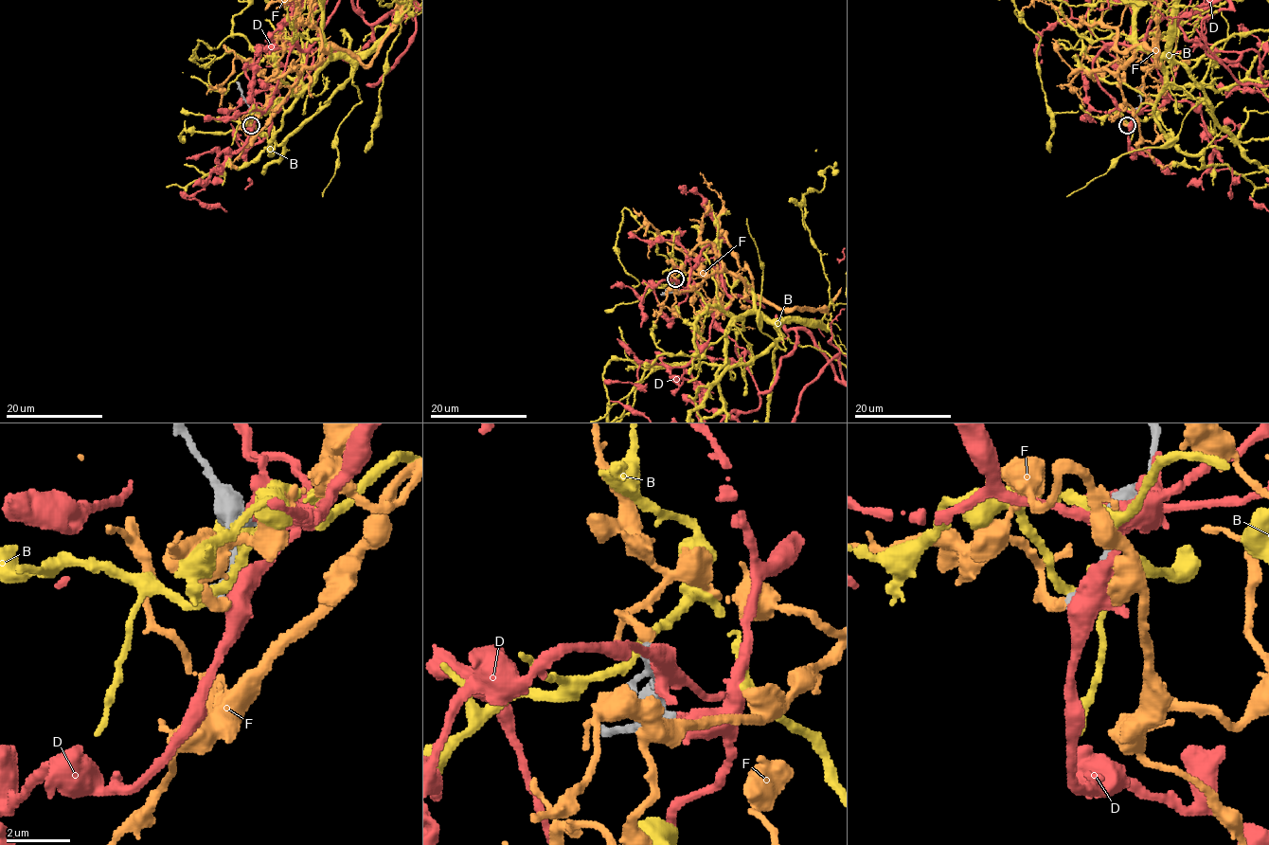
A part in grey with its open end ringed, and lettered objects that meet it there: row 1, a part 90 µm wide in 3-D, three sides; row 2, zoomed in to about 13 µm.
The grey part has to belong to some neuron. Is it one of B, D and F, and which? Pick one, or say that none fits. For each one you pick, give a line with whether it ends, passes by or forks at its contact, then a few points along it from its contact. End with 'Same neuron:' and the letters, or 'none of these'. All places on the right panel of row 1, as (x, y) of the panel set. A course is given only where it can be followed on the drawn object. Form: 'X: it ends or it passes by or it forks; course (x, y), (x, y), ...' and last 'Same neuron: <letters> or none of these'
F: it passes by
Same neuron: F

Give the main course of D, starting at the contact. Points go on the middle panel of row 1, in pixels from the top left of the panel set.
D: (676, 282), (686, 287), (707, 244), (729, 296), (802, 328), (837, 379)

